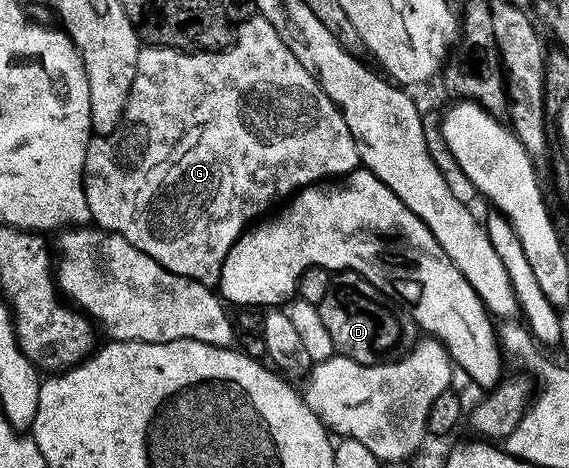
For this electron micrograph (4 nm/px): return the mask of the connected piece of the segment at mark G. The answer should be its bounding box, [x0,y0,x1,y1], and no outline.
[84,16,359,288]

